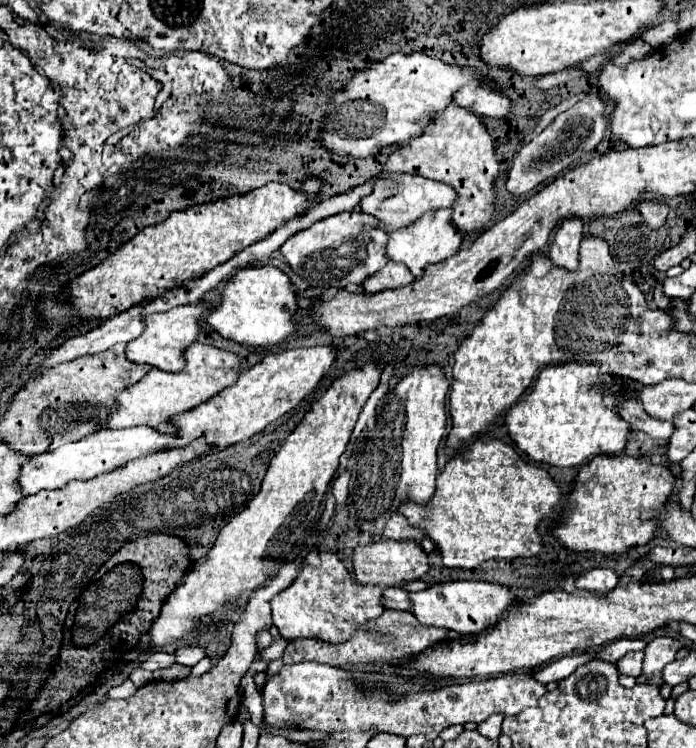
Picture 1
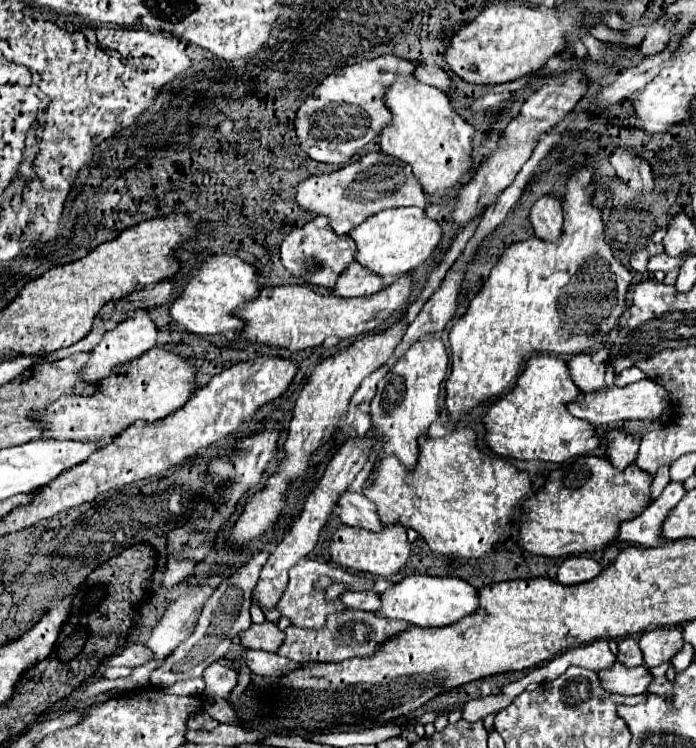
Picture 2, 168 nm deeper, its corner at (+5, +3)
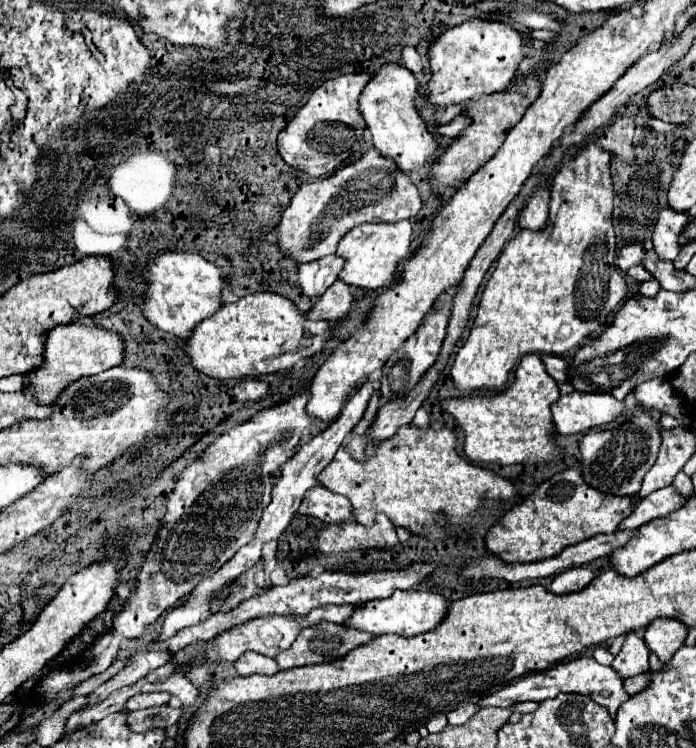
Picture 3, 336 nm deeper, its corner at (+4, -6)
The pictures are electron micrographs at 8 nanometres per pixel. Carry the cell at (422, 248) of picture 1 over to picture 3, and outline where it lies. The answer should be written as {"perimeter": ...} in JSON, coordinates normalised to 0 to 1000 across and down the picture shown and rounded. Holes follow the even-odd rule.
{"perimeter":[[[585,293],[570,298],[516,301],[513,306],[504,306],[484,330],[484,341],[499,346],[499,352],[487,365],[487,373],[519,386],[559,384],[568,378],[573,365],[570,357],[579,346],[585,346],[588,336],[591,336],[591,298]]]}

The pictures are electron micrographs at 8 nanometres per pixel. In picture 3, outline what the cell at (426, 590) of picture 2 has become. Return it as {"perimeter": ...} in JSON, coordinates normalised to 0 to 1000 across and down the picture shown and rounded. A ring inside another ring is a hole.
{"perimeter":[[[570,790],[556,801],[542,801],[542,803],[530,803],[524,809],[516,809],[507,820],[507,825],[501,825],[501,830],[496,830],[496,836],[516,841],[516,844],[527,844],[527,846],[539,846],[539,849],[553,849],[553,846],[570,846],[579,852],[593,852],[593,849],[605,849],[614,846],[619,841],[625,841],[628,836],[636,833],[636,828],[645,820],[645,801],[639,801],[631,793],[622,790]]]}

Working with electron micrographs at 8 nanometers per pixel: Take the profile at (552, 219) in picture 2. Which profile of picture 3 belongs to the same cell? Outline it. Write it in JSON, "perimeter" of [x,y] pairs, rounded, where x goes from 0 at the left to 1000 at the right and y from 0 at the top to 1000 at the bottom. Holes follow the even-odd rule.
{"perimeter":[[[777,253],[766,258],[766,263],[757,269],[754,279],[746,285],[746,301],[749,306],[760,309],[777,309],[789,298],[789,253]]]}

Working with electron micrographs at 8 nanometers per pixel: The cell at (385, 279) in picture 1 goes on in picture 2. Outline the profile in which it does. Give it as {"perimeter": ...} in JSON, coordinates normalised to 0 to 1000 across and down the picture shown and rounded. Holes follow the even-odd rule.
{"perimeter":[[[514,350],[500,353],[500,358],[486,369],[477,393],[480,396],[494,396],[494,398],[506,398],[506,396],[529,396],[537,393],[549,385],[549,372],[529,364],[526,358],[520,358]]]}

